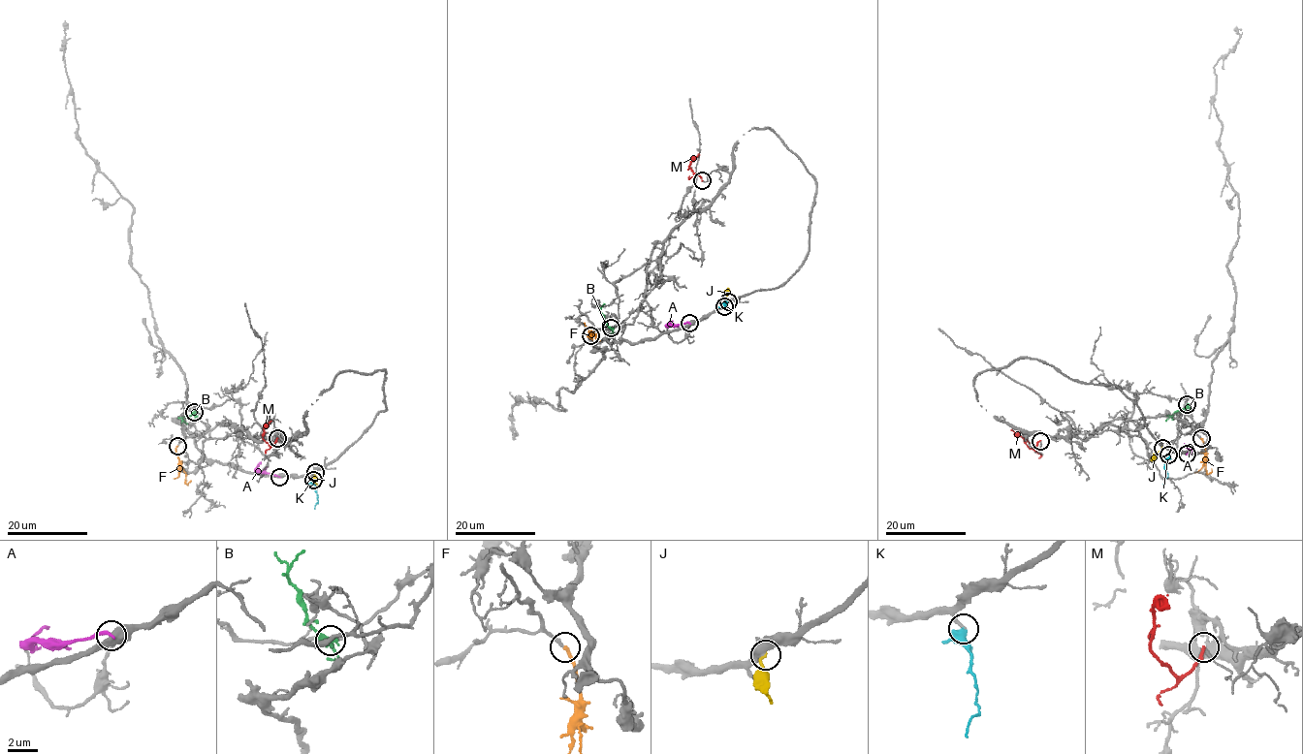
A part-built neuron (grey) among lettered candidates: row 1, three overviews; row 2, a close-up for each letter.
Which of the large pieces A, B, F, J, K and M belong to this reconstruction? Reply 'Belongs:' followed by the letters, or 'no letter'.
Belongs: F, K

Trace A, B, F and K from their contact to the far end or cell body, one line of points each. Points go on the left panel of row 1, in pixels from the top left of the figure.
A: (279, 476), (262, 472), (257, 467), (261, 461)
B: (194, 413), (182, 418), (187, 423)
F: (177, 446), (178, 464), (185, 473), (186, 484), (191, 481)
K: (314, 480), (318, 502), (314, 509)

